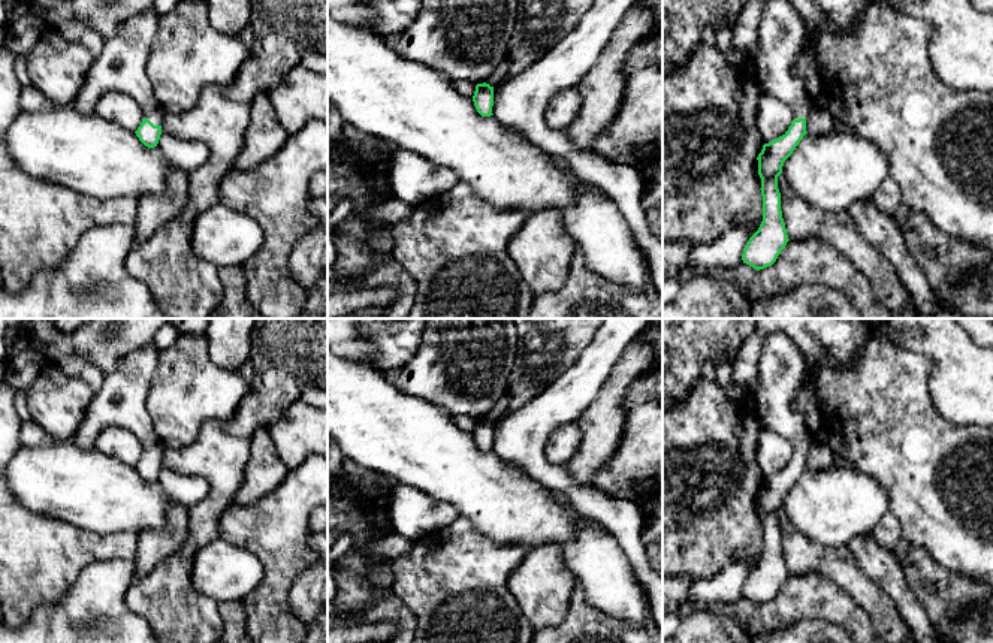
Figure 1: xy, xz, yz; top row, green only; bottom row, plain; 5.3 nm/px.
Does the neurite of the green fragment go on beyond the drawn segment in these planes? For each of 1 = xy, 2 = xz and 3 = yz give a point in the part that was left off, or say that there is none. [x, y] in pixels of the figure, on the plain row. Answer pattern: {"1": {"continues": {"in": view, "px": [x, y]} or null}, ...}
{"1": {"continues": {"in": "xy", "px": [121, 401]}}, "2": {"continues": null}, "3": {"continues": {"in": "yz", "px": [781, 365]}}}

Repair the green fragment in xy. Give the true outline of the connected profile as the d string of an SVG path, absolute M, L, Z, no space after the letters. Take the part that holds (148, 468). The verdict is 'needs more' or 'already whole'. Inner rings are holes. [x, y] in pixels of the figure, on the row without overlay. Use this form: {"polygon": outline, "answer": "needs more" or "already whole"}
{"polygon": "M151 342L120 357L115 368L105 375L99 393L90 401L87 416L79 429L69 440L70 444L82 450L90 450L93 449L94 441L102 429L114 426L130 431L136 435L144 447L144 455L135 468L148 483L157 482L162 470L162 456L165 452L156 434L151 416L147 410L147 395L150 393L153 375L159 366L159 354L160 350L154 342Z", "answer": "needs more"}

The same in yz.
{"polygon": "M784 332L769 333L758 357L758 378L754 390L757 413L764 428L779 434L794 447L788 465L764 479L758 489L761 513L763 556L743 583L743 598L760 606L772 601L788 574L781 546L778 511L806 467L806 452L814 443L805 416L794 408L808 362L797 344Z", "answer": "needs more"}

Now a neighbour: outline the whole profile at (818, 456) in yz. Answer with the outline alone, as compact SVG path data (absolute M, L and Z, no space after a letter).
M812 443L806 452L806 467L809 470L827 470L833 465L834 455L828 446Z

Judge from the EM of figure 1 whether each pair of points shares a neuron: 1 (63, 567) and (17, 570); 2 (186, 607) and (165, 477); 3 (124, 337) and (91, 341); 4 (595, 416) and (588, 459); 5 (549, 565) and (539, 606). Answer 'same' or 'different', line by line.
1: same
2: different
3: same
4: same
5: same

